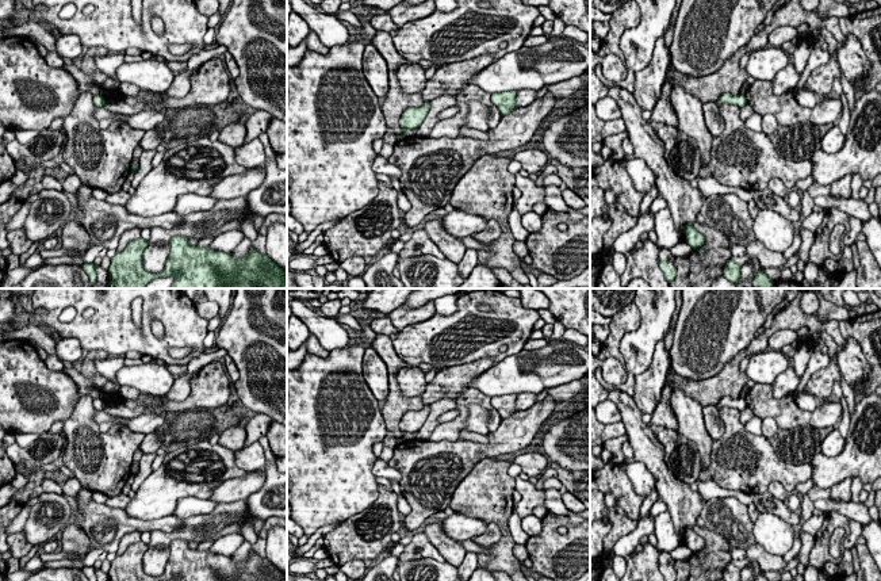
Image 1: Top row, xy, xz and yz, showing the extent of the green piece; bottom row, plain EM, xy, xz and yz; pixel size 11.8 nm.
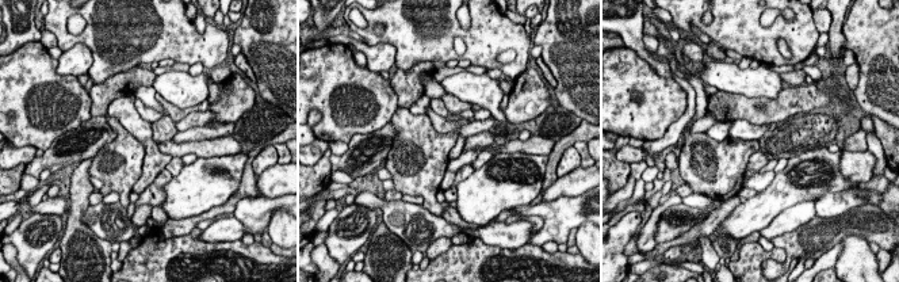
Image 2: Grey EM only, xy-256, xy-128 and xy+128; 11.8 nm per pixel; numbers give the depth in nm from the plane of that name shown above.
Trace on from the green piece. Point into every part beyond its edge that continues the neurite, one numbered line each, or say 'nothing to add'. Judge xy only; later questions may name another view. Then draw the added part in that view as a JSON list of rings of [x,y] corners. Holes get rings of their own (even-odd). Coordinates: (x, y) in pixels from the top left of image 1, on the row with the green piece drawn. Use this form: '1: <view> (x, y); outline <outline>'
nothing to add

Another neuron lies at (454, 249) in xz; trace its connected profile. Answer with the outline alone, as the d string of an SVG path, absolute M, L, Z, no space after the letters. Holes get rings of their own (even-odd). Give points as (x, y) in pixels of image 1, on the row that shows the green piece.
M441 218L425 222L424 229L426 230L429 238L438 246L448 260L456 264L461 261L467 248L460 241L460 238L449 234L444 229Z

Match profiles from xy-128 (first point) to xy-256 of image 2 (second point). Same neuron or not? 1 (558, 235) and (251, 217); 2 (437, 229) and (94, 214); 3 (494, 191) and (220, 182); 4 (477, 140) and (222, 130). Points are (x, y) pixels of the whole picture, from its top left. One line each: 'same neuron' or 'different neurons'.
1: same neuron
2: same neuron
3: same neuron
4: same neuron

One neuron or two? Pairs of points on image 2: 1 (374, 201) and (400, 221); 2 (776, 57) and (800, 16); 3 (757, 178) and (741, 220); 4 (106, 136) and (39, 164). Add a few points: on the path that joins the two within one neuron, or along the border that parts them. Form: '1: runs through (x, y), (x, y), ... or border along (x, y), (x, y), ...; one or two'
1: runs through (381, 204), (393, 214); one
2: runs through (773, 46), (773, 39), (783, 30), (791, 27); one
3: border along (776, 174), (758, 193); two
4: runs through (90, 145), (80, 153), (56, 157); one

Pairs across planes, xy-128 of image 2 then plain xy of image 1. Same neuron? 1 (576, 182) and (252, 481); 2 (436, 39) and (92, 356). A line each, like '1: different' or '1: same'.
1: same
2: different

